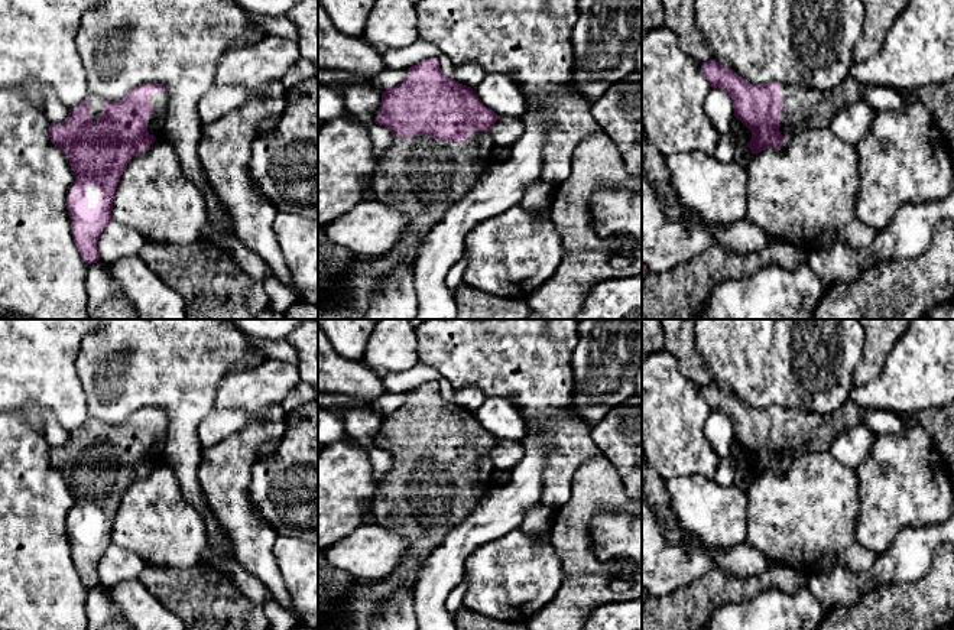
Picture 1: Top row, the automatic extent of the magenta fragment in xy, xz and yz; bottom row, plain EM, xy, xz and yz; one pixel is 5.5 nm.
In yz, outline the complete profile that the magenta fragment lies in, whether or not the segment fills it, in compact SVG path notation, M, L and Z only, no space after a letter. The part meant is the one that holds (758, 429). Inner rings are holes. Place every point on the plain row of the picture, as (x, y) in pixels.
M716 384L702 386L701 394L710 410L723 412L731 420L734 441L752 457L746 471L753 478L769 470L781 471L786 462L807 452L830 451L840 433L863 423L864 415L872 410L851 399L827 415L776 405L752 407Z

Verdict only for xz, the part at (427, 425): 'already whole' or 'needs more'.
needs more

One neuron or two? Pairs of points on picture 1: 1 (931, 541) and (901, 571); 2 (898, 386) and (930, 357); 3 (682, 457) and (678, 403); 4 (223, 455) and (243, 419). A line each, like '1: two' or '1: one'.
1: one
2: one
3: one
4: two

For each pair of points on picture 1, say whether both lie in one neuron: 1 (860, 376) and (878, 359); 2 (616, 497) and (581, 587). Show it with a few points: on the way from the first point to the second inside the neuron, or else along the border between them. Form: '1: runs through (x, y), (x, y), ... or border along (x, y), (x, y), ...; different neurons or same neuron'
1: runs through (865, 372), (873, 363); same neuron
2: runs through (590, 509), (580, 519), (580, 561); same neuron

